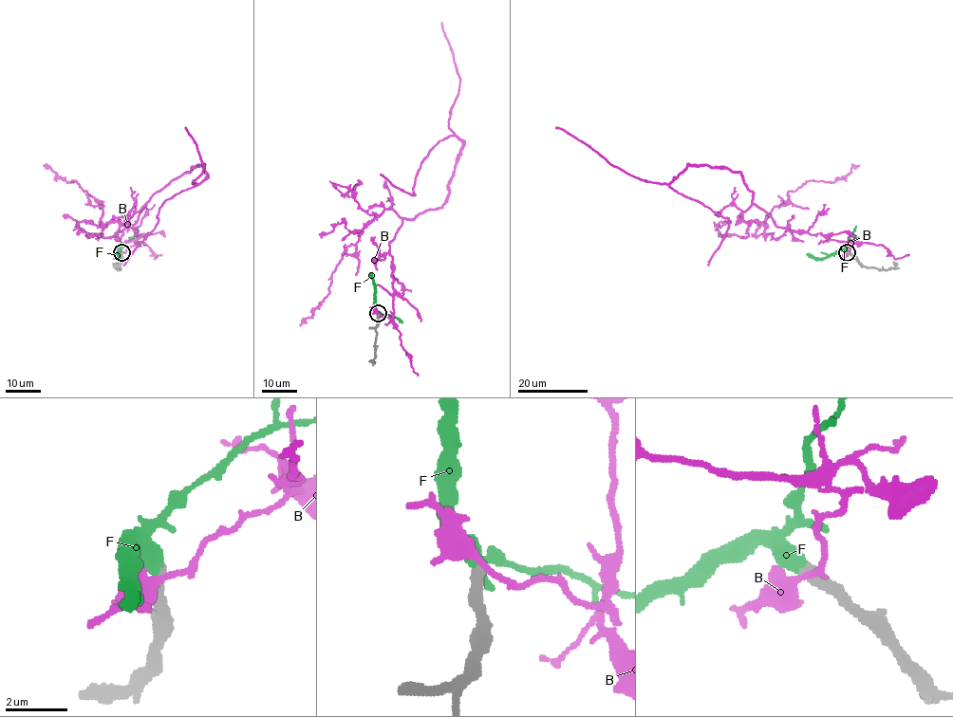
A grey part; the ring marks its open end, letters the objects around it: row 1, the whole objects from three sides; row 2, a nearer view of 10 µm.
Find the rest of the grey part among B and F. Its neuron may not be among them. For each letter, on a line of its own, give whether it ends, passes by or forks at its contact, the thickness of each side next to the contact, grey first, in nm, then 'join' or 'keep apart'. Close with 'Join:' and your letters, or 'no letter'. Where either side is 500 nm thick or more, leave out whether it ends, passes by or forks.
B: it passes by | 400/240 nm | keep apart
F: it ends | 400/480 nm | join
Join: F

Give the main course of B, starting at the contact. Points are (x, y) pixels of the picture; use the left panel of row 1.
B: (122, 252), (137, 242), (133, 227), (157, 193), (204, 169), (198, 184), (159, 207), (156, 228), (123, 265)

